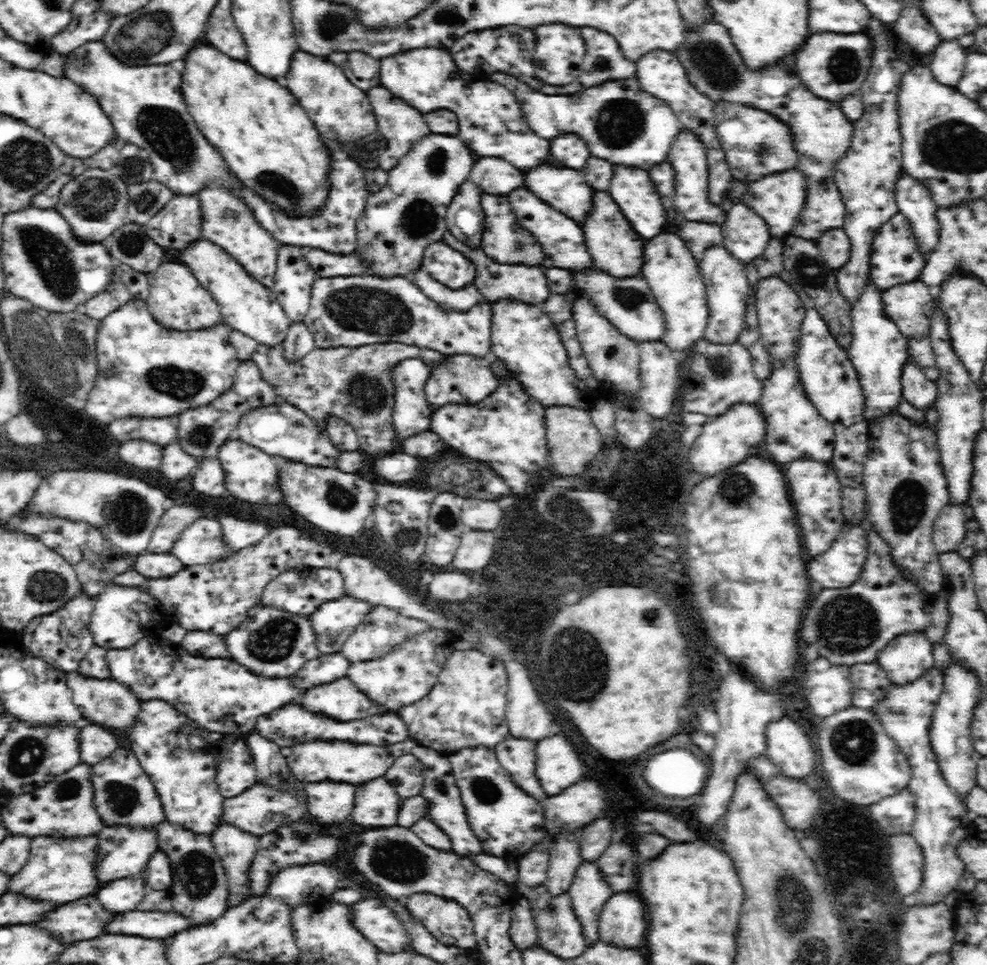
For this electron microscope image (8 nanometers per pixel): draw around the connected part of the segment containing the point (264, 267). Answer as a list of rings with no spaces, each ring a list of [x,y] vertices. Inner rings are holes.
[[[214,182],[213,186],[202,187],[194,197],[201,205],[202,239],[210,240],[224,248],[226,253],[234,256],[234,259],[238,260],[238,263],[258,280],[258,283],[270,288],[274,284],[278,250],[282,244],[262,228],[262,225],[255,220],[250,208],[247,208],[246,202],[238,198],[238,195],[230,191],[230,188],[220,187]],[[224,208],[230,208],[232,212],[236,212],[236,216],[222,218]]]

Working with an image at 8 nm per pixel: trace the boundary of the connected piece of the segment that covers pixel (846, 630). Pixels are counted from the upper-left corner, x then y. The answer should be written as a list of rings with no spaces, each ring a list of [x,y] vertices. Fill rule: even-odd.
[[[872,528],[869,530],[869,551],[864,566],[856,582],[842,588],[820,590],[806,606],[806,616],[802,618],[802,640],[804,646],[816,650],[818,656],[830,660],[830,664],[864,664],[876,661],[880,651],[896,636],[920,632],[931,626],[934,598],[922,592],[915,584],[906,580],[891,564],[890,549],[886,541]]]

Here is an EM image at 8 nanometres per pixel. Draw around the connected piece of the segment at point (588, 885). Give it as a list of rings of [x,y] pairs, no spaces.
[[[582,864],[578,866],[574,880],[567,890],[571,905],[582,927],[582,936],[587,948],[594,944],[594,940],[600,940],[598,936],[599,914],[613,892],[609,884],[601,876],[600,868],[594,864]]]

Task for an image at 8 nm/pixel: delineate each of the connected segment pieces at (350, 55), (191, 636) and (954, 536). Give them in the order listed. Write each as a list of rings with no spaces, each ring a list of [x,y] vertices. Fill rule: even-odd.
[[[338,52],[331,54],[326,61],[338,64],[346,78],[360,90],[380,86],[380,62],[362,52]]]
[[[203,630],[187,632],[181,645],[186,651],[197,657],[229,658],[224,636],[217,633],[204,632]]]
[[[956,503],[942,508],[933,524],[933,543],[939,553],[957,550],[965,537],[965,516]]]

